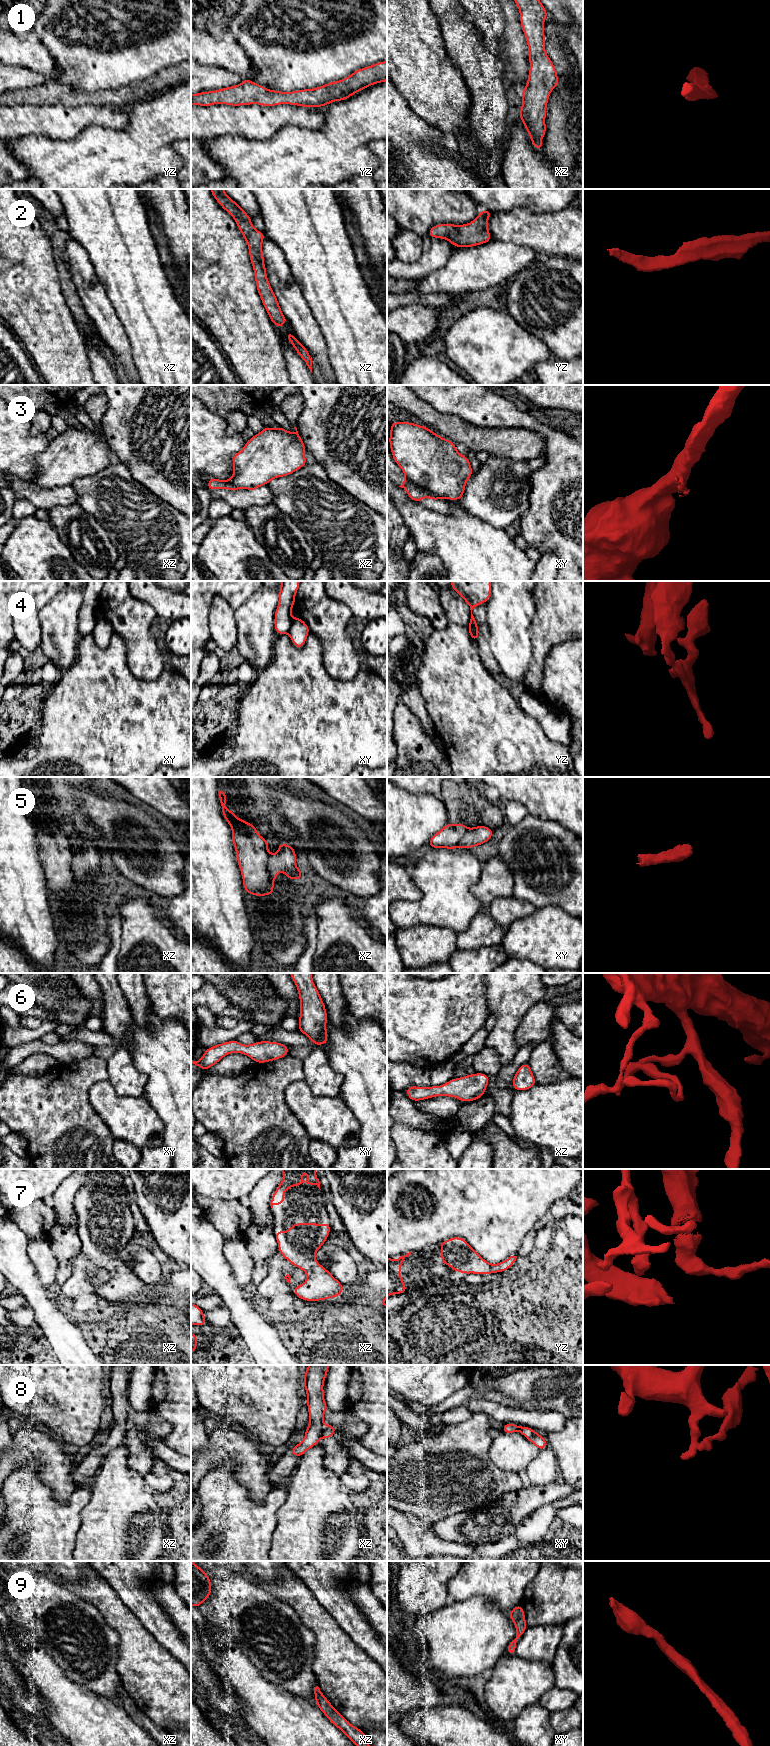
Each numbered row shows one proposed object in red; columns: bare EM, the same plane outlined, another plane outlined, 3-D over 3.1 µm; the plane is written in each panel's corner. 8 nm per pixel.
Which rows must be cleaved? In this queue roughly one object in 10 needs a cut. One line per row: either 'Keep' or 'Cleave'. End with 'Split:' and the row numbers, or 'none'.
1: Keep
2: Keep
3: Cleave
4: Cleave
5: Cleave
6: Keep
7: Keep
8: Cleave
9: Keep
Split: 3, 4, 5, 8

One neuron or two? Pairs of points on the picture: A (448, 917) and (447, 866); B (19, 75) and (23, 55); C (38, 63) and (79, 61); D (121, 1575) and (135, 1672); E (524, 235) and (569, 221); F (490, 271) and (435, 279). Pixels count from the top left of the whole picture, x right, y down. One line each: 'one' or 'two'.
A: one
B: two
C: two
D: two
E: one
F: one

